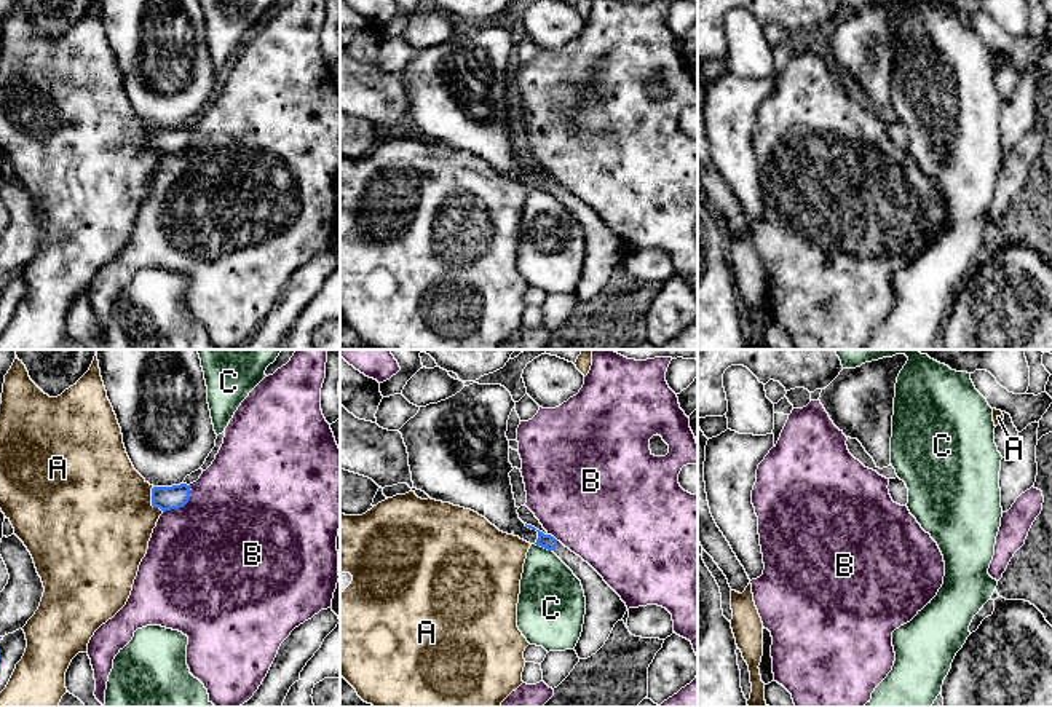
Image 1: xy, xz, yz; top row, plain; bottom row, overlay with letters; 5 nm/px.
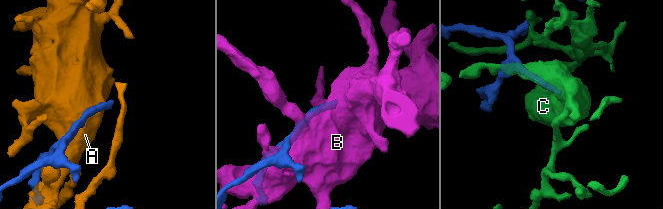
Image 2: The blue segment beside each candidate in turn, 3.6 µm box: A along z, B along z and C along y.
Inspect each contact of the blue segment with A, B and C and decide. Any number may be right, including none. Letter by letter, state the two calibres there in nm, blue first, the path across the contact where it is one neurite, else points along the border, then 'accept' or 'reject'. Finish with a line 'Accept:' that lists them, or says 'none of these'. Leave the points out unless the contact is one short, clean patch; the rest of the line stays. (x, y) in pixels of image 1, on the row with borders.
A: 120 nm thick on the blue side, 500 nm on the other; reject
B: 120 nm thick on the blue side, 500 nm on the other; reject
C: 70 nm thick on the blue side, 300 nm on the other; reject
Accept: none of these

